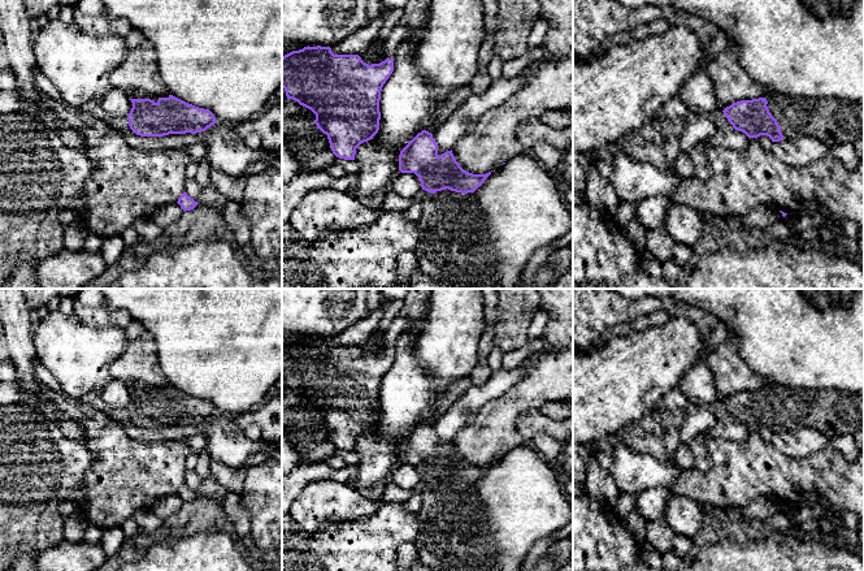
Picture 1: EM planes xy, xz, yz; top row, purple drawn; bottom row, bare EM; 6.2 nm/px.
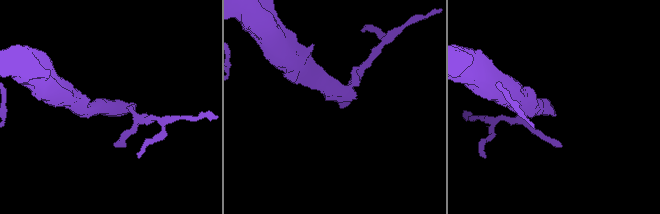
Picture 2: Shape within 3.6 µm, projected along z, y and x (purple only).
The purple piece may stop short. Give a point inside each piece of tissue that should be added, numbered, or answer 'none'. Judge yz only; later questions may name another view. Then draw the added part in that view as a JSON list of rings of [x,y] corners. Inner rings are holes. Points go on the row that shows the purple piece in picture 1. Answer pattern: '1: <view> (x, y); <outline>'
1: yz (830, 120); [[[769,92],[767,107],[785,139],[811,135],[829,146],[855,143],[864,135],[864,103]]]

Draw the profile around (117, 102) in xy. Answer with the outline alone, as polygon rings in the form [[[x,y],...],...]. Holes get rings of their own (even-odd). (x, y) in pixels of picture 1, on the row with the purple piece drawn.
[[[112,88],[100,100],[100,105],[108,116],[127,116],[131,111],[130,100],[126,88]]]

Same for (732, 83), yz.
[[[730,47],[705,65],[705,72],[715,85],[718,109],[741,100],[764,98],[770,91],[754,81],[739,64],[738,49]]]

